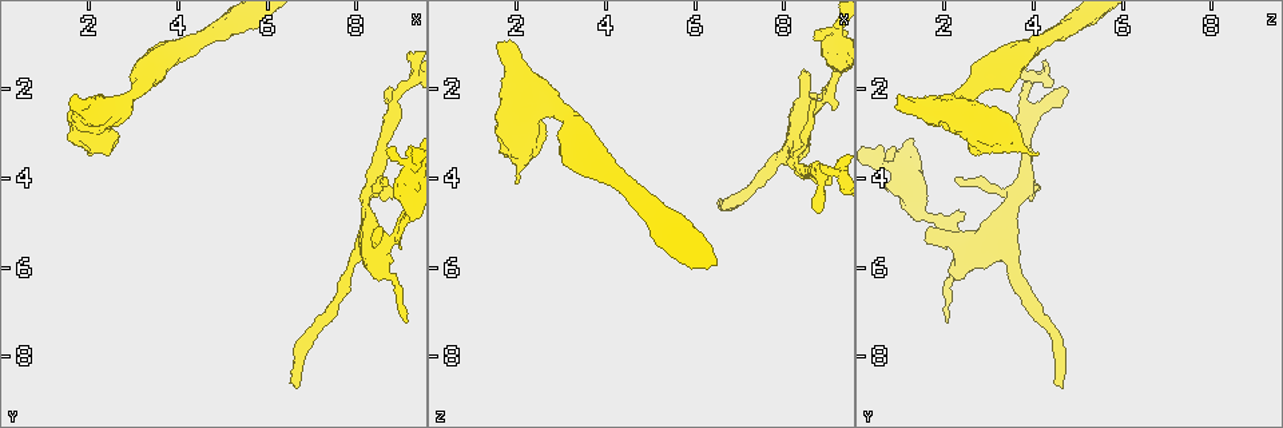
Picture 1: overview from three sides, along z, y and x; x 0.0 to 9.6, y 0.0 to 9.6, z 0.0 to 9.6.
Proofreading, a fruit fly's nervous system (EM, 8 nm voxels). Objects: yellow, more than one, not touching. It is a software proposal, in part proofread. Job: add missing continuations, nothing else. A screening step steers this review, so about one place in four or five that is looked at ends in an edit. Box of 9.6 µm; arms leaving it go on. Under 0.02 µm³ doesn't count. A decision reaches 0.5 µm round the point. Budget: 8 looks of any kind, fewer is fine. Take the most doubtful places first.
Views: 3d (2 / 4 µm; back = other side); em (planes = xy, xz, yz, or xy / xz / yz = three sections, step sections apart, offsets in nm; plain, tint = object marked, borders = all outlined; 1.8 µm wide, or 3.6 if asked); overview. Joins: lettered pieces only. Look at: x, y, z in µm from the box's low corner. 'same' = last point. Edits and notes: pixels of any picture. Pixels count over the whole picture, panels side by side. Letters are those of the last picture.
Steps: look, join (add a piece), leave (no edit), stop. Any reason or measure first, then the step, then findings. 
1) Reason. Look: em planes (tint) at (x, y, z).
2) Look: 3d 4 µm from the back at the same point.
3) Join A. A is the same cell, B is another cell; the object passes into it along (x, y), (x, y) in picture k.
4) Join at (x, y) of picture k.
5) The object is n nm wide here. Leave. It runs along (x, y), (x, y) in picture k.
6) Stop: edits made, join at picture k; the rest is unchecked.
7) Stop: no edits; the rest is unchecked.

Branch stops here. Look: 3d 4 µm at (6.70, 8.70, 4.60).

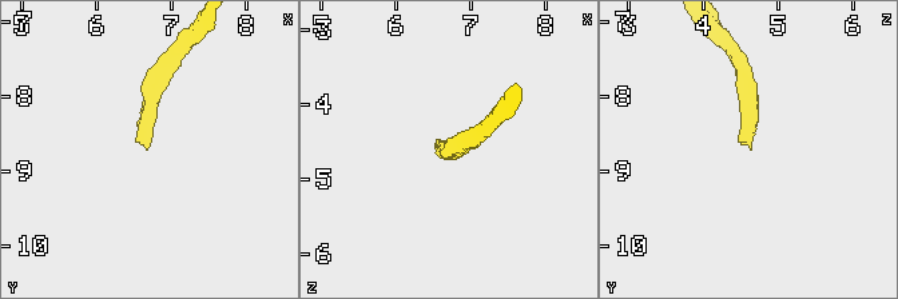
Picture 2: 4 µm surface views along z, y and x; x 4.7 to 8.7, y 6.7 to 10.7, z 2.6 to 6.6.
Shape alone is not enough. Look: em 3.6 µm planes (borders) at (6.70, 8.75, 4.60).

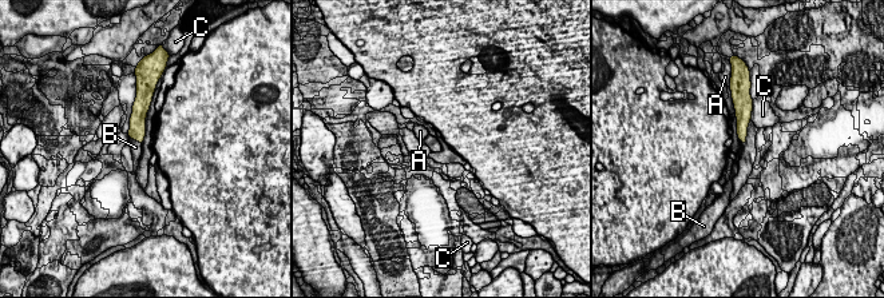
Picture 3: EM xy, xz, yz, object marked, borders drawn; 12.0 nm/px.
Join B. B is the same cell, A and C are other cells; the object passes into it along (137, 131), (135, 139), (135, 147) in picture 3; the cell continues.

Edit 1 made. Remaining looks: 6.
Thick end. Look: 3d 2 µm at (1.70, 2.20, 0.95).

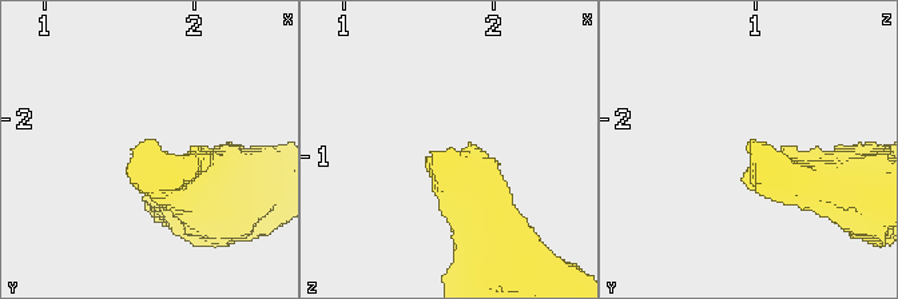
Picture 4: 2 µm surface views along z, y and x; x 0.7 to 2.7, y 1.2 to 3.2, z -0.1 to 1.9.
Look: em xy step 4 (plain) at (1.68, 2.18, 0.92).

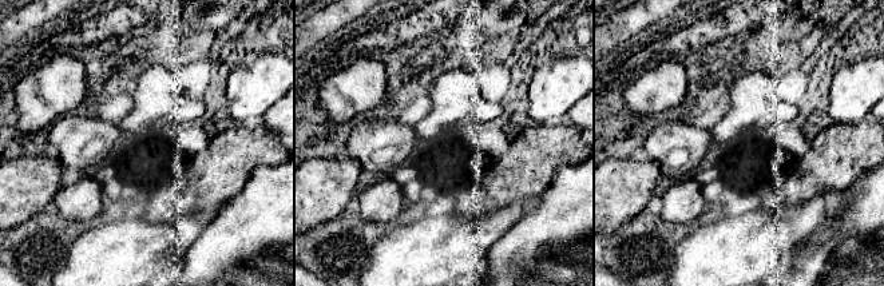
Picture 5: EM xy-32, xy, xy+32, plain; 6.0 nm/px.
See the neighbours. Look: em xy step 4 (borders) at the same point.

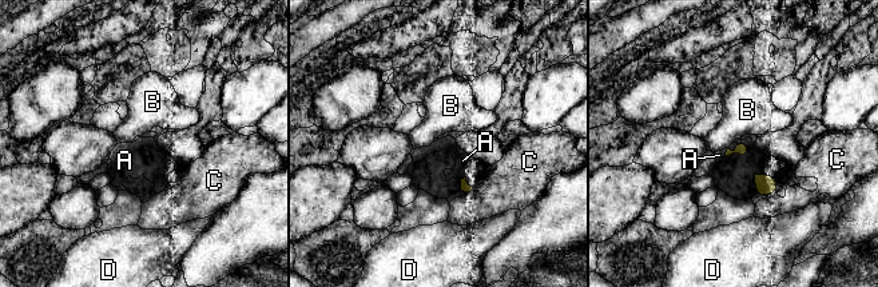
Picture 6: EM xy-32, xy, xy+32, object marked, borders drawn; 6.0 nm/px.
Join A. A is the same cell, B, C and D are other cells; the object passes into it along (742, 148), (730, 150), (719, 155) in picture 6; the cell continues.

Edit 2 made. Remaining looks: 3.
Free end. Look: 3d 2 µm at (8.85, 2.00, 4.80).

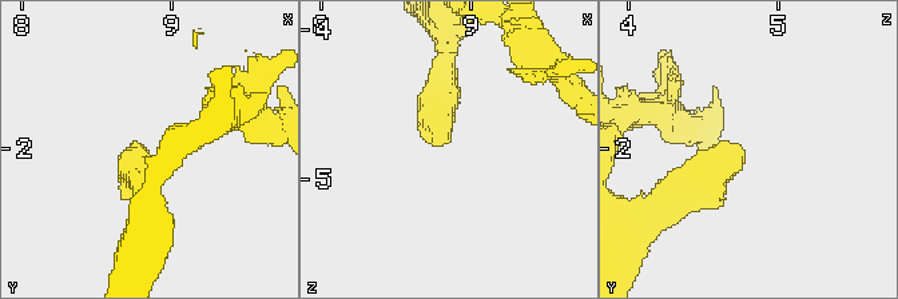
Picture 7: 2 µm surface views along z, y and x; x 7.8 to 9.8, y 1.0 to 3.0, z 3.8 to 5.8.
Look: em planes (borders) at (8.80, 2.04, 4.78).

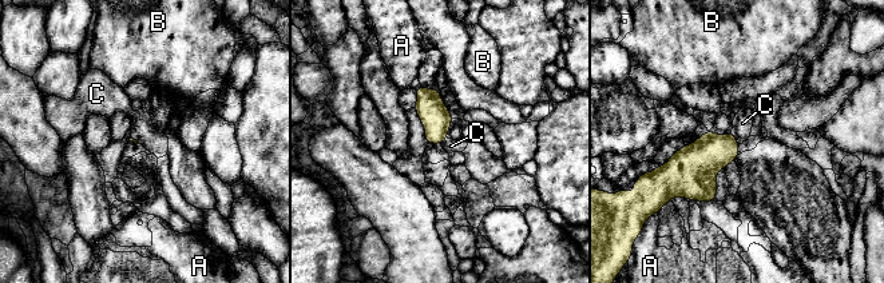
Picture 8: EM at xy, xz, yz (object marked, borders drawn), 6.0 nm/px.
Leave. A, B and C are other cells; a border runs along (732, 131), (740, 143) in picture 8; none of them fits.

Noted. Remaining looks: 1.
Stop: edits made, join at picture 3, join at picture 6; the rest is unchecked.

